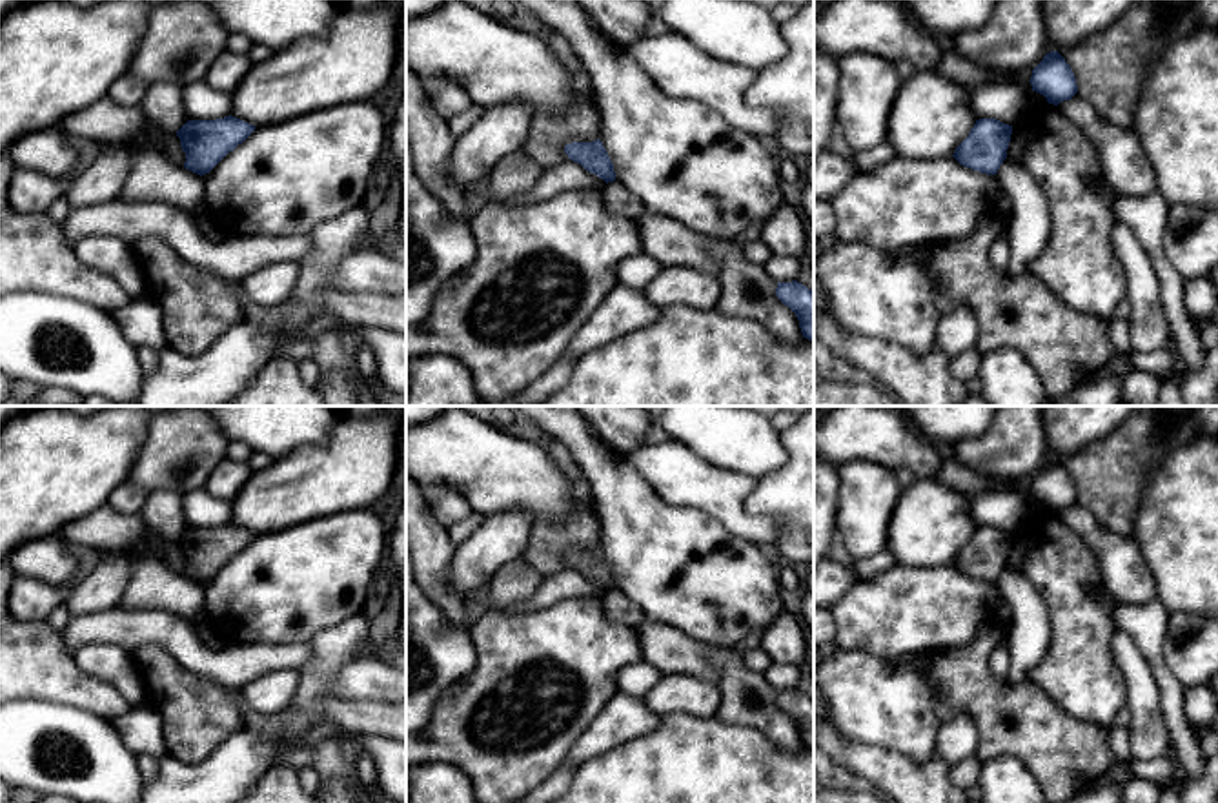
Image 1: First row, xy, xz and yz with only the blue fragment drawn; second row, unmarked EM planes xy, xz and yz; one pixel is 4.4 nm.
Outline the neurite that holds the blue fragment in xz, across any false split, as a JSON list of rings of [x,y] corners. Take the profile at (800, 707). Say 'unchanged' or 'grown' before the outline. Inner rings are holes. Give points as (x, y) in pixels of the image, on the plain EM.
unchanged; [[[792,688],[777,690],[776,703],[796,721],[803,745],[814,750],[814,699]]]

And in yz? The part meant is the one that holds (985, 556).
unchanged; [[[979,526],[952,564],[965,575],[996,583],[1007,566],[1010,543],[1012,534],[996,526]]]

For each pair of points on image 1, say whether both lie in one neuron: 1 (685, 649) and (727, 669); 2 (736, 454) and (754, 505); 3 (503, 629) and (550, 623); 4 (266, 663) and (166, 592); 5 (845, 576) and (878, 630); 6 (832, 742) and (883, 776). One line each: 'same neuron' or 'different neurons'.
1: same neuron
2: different neurons
3: same neuron
4: different neurons
5: different neurons
6: same neuron

